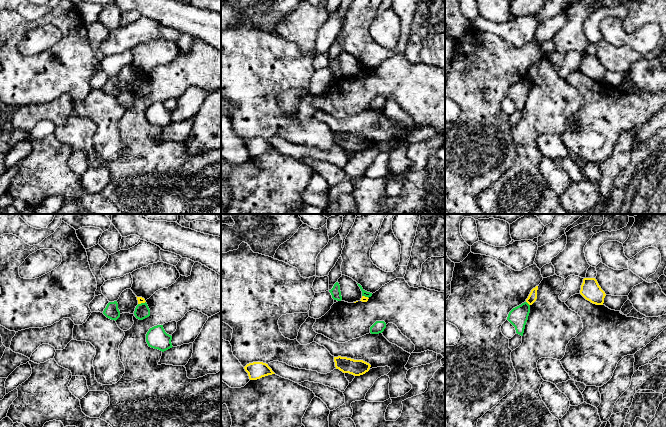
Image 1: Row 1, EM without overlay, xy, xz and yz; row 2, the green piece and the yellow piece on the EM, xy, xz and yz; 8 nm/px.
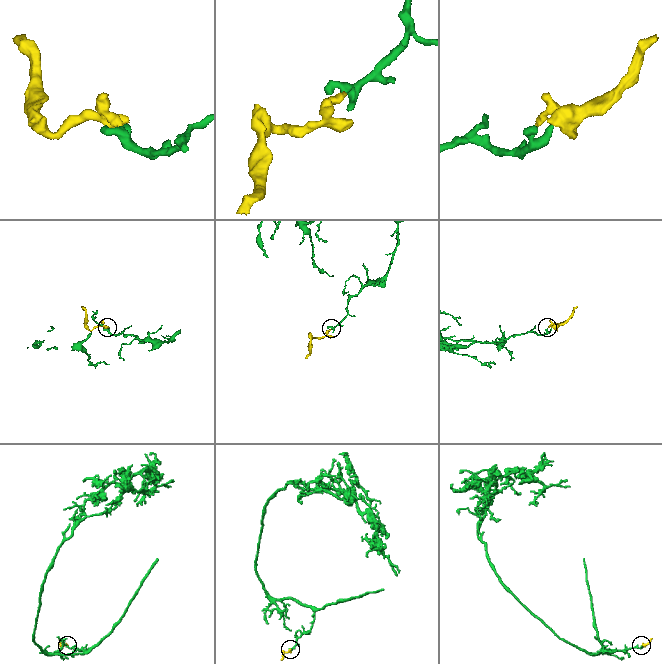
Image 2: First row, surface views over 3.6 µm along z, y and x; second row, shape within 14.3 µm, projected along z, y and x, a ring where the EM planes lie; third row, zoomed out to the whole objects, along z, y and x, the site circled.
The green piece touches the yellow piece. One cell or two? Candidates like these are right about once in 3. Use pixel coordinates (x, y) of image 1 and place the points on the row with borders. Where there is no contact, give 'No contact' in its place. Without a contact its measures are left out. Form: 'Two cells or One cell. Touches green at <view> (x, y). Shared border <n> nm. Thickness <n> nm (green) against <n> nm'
Two cells. Touches green at yz (527, 303). Shared border 50 nm. Thickness 160 nm (green) against 70 nm

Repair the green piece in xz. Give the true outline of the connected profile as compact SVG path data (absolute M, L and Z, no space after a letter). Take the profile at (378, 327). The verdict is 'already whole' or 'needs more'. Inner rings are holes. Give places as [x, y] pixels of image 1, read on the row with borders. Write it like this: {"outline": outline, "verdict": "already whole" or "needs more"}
{"outline": "M376 321L370 327L370 333L371 334L379 334L379 333L382 333L385 328L386 328L386 323L384 321Z", "verdict": "already whole"}

